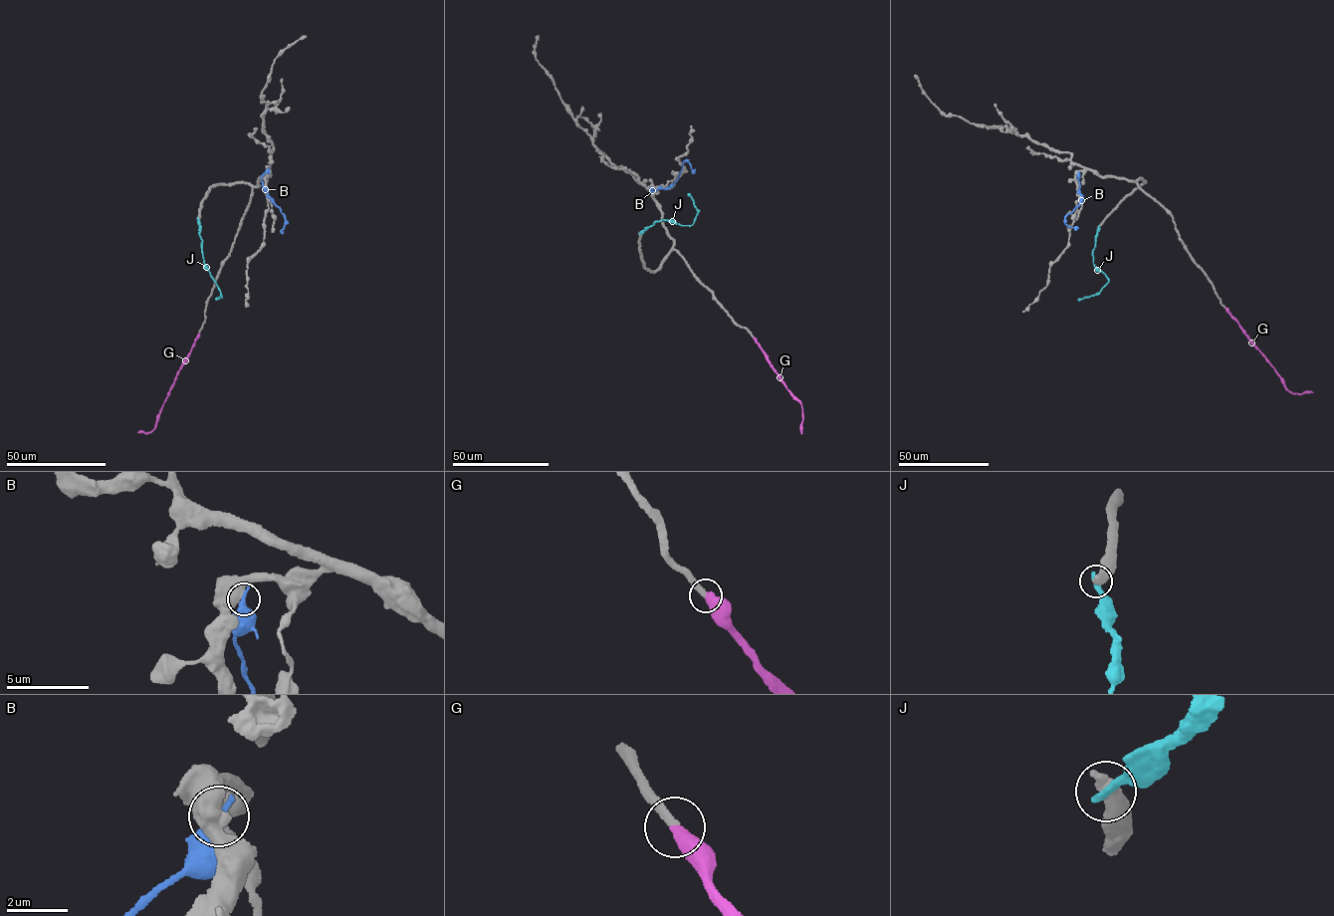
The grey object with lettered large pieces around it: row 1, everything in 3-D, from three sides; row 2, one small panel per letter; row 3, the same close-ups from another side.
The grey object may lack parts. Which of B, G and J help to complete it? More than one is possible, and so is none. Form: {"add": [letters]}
{"add": ["G"]}

